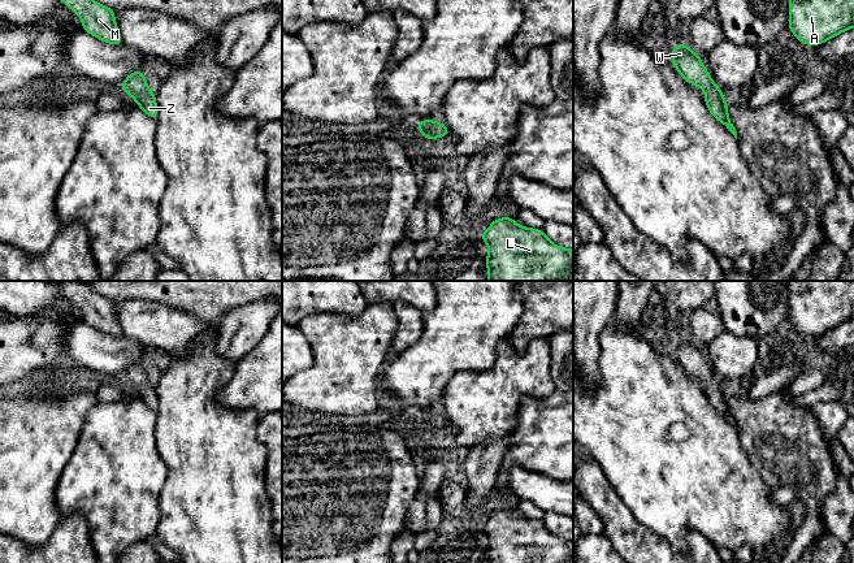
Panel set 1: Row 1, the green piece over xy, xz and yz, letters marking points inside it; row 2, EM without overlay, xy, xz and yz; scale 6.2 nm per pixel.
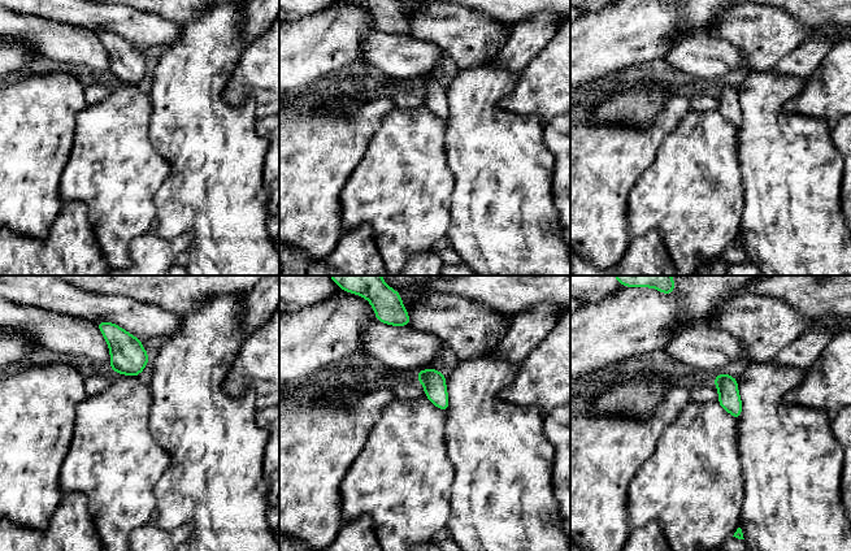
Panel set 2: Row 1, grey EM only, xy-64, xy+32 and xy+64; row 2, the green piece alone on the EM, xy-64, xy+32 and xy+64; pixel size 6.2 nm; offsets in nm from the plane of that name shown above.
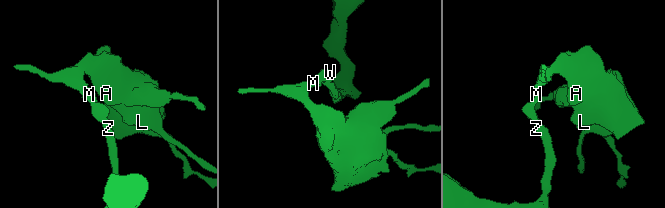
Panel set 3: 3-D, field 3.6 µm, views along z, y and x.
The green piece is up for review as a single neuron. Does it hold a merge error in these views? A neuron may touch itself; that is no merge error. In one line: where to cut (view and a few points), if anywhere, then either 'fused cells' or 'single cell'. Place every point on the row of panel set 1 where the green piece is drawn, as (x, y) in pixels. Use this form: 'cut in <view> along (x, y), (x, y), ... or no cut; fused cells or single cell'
no cut; single cell

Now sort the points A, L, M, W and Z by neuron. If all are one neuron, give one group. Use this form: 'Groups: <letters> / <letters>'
Groups: A L M W Z

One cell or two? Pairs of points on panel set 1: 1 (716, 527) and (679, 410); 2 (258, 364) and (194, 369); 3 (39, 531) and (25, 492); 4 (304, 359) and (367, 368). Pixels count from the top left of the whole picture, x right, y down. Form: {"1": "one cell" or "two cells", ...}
{"1": "one cell", "2": "two cells", "3": "one cell", "4": "two cells"}

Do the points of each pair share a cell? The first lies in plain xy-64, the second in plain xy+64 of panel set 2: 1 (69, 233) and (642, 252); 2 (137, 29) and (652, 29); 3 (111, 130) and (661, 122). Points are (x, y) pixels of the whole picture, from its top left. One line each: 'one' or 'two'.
1: one
2: two
3: two

